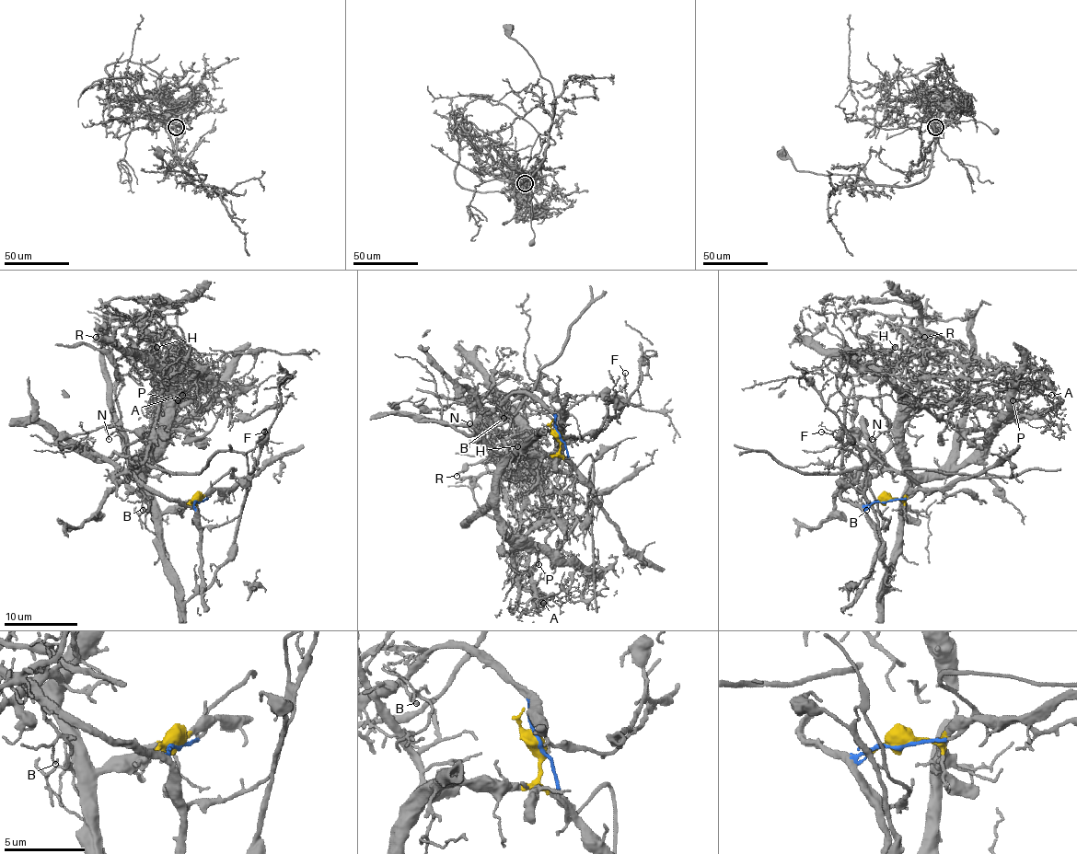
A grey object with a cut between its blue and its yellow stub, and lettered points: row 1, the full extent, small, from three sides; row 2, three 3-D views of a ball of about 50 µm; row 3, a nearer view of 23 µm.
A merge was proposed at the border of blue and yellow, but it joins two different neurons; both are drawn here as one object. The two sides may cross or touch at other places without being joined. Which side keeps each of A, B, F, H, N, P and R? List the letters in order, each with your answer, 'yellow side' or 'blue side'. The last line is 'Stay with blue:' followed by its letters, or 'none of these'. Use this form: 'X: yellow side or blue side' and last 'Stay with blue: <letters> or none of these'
A: yellow side
B: blue side
F: blue side
H: yellow side
N: blue side
P: yellow side
R: yellow side
Stay with blue: B, F, N

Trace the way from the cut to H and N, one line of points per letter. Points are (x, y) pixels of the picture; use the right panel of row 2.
H: (885, 501), (901, 501), (903, 512), (909, 486), (899, 395), (881, 371), (894, 347)
N: (885, 501), (857, 504), (840, 495), (886, 449), (890, 438), (883, 431), (872, 438)

